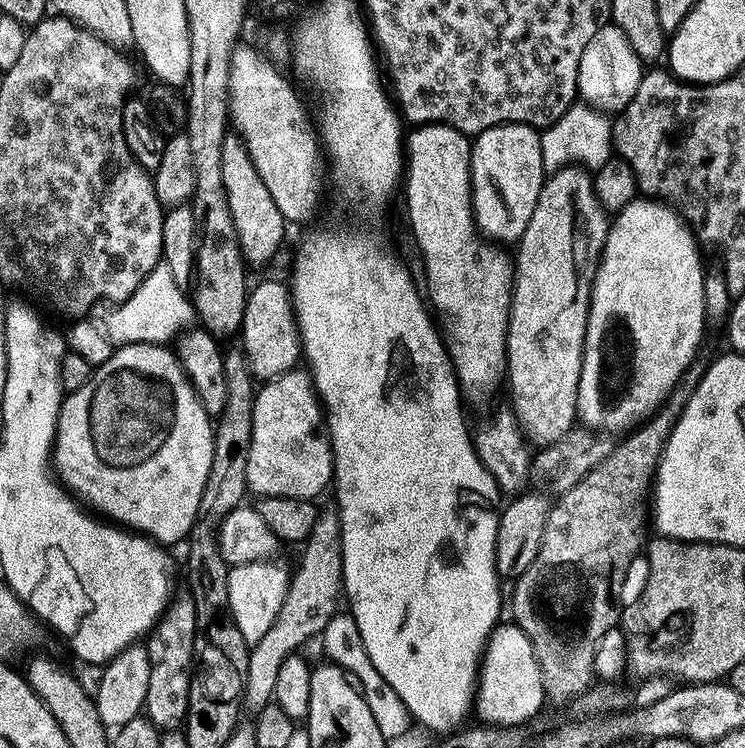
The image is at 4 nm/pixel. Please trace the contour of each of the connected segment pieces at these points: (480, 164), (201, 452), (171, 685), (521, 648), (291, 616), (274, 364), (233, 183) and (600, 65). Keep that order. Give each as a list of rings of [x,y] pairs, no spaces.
[[[495,124],[481,132],[472,144],[472,215],[476,218],[477,229],[492,242],[519,240],[526,230],[526,222],[530,222],[530,214],[534,214],[534,206],[538,206],[545,179],[546,169],[537,129],[525,124]]]
[[[124,344],[113,351],[112,356],[105,364],[99,365],[87,377],[85,384],[80,384],[76,389],[65,395],[60,406],[60,417],[56,423],[56,443],[52,450],[52,463],[54,471],[61,484],[76,497],[77,501],[83,502],[93,513],[107,518],[149,540],[156,541],[161,546],[173,546],[184,535],[191,533],[196,527],[196,517],[200,515],[200,503],[202,502],[202,490],[206,486],[206,478],[210,474],[210,466],[214,458],[214,420],[208,415],[200,397],[192,389],[184,368],[179,359],[169,347],[159,344]]]
[[[183,591],[180,594],[177,593],[173,602],[165,609],[163,616],[156,621],[156,627],[152,629],[146,640],[146,643],[148,643],[146,667],[149,670],[149,685],[146,686],[144,712],[148,719],[161,730],[179,729],[185,723],[188,714],[188,691],[192,680],[196,650],[196,603],[191,591]]]
[[[514,622],[497,623],[492,629],[491,636],[488,637],[487,644],[484,645],[482,659],[478,665],[478,683],[474,693],[474,712],[480,715],[485,725],[488,726],[520,726],[531,716],[536,716],[540,712],[540,707],[546,704],[544,694],[544,683],[542,682],[542,670],[538,664],[538,658],[534,654],[534,646],[530,638]]]
[[[321,511],[317,515],[314,530],[303,541],[303,548],[302,564],[296,572],[294,570],[291,573],[278,618],[274,618],[270,630],[266,630],[266,634],[262,634],[262,638],[251,645],[248,654],[242,704],[252,714],[260,712],[269,704],[274,690],[274,678],[278,676],[278,666],[282,666],[287,656],[300,650],[311,636],[317,637],[339,609],[336,607],[340,604],[339,596],[342,596],[344,563],[340,557],[340,526],[335,511]]]
[[[264,280],[261,284],[251,285],[240,323],[238,344],[253,377],[260,382],[291,372],[301,363],[302,353],[294,327],[294,313],[290,307],[290,292],[285,285],[283,288],[276,280]]]
[[[230,134],[222,142],[222,182],[226,186],[226,198],[230,202],[230,214],[234,218],[240,252],[249,265],[266,263],[284,240],[286,221],[274,198],[270,198],[266,182],[262,182],[258,176],[244,141],[235,134]]]
[[[609,22],[598,28],[594,38],[590,38],[590,46],[582,50],[582,58],[578,62],[579,99],[588,107],[601,114],[620,114],[628,107],[638,90],[638,82],[642,82],[646,68],[634,46],[627,40],[623,29]]]

